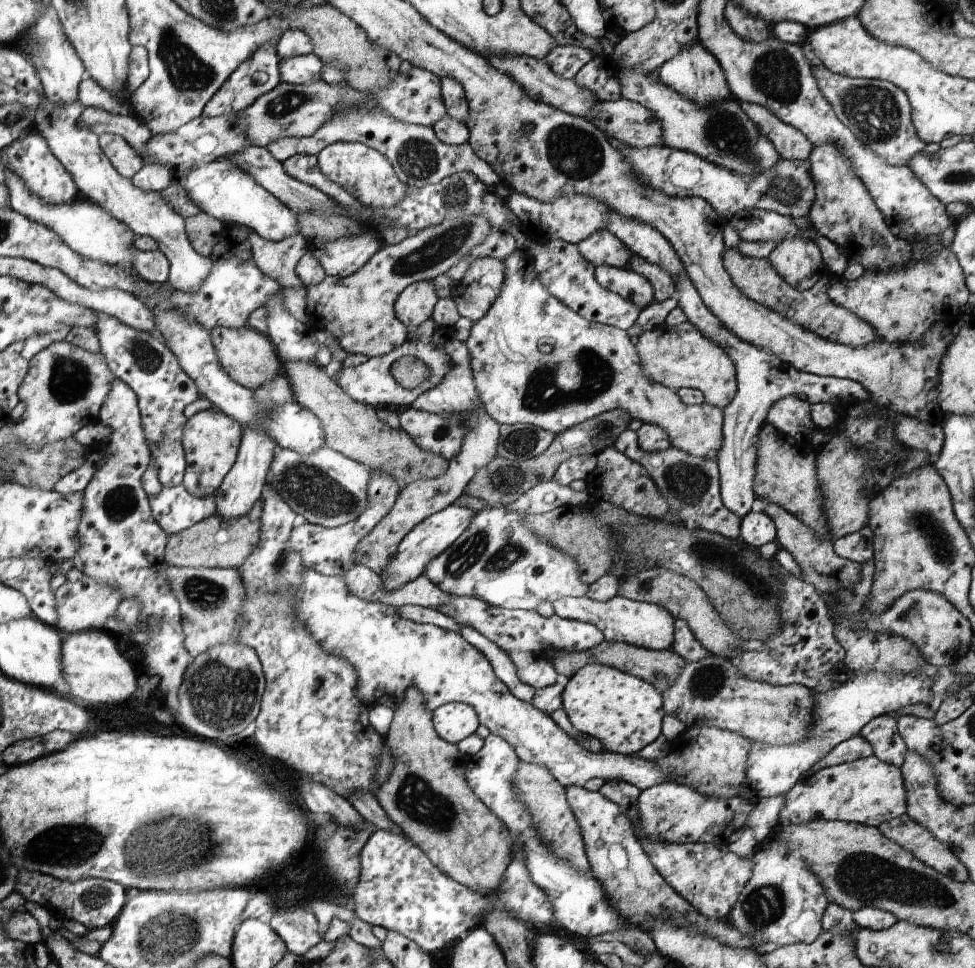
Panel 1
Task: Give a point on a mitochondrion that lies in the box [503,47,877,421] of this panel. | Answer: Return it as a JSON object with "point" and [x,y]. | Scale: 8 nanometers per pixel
{"point":[542,394]}

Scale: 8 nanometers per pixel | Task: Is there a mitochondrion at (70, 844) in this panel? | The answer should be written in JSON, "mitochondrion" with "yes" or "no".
{"mitochondrion":"yes"}

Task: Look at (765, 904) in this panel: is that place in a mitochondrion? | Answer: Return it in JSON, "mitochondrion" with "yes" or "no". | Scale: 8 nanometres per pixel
{"mitochondrion":"yes"}

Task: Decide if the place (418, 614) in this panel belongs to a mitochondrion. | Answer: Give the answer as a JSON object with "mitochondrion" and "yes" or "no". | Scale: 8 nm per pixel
{"mitochondrion":"no"}

